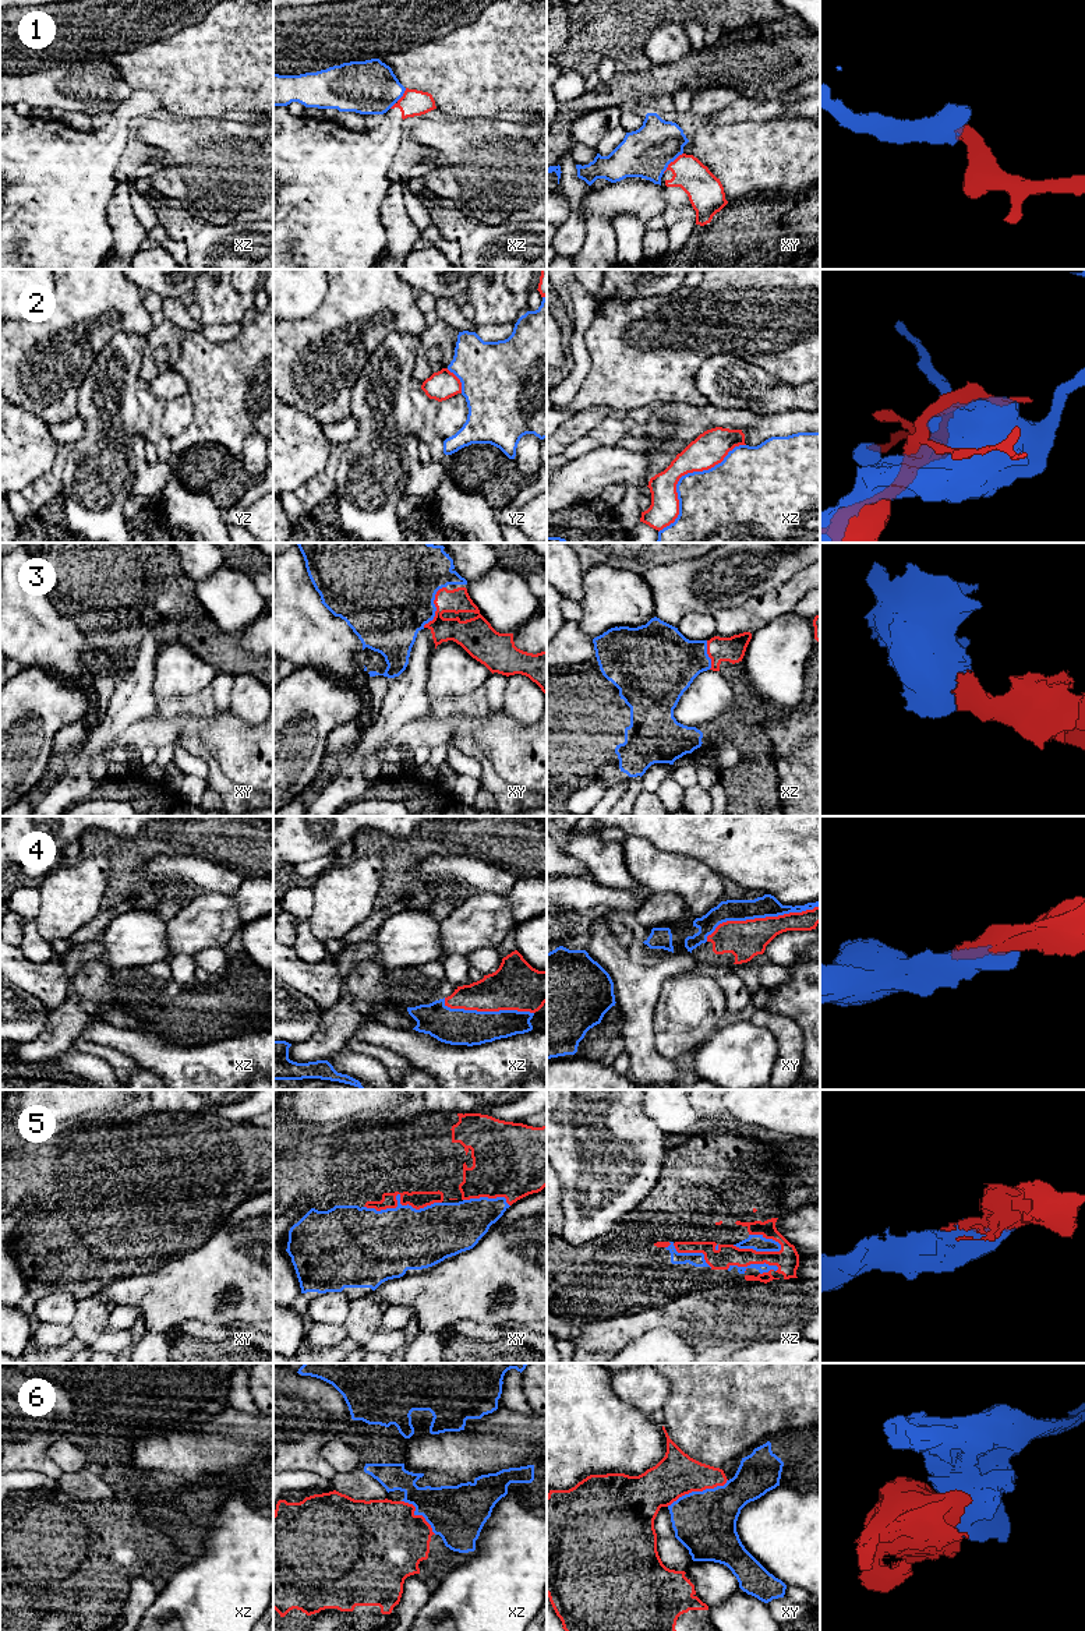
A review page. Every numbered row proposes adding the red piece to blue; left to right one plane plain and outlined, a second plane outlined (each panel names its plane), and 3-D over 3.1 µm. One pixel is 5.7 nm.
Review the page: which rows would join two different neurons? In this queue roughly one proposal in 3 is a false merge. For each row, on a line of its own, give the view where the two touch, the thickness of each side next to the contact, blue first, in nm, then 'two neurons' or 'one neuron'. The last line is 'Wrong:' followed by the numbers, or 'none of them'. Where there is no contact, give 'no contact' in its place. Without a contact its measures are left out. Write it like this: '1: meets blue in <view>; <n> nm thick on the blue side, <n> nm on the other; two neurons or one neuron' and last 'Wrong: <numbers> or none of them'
1: meets blue in xy; 280 nm thick on the blue side, 200 nm on the other; two neurons
2: meets blue in xz; 420 nm thick on the blue side, 200 nm on the other; two neurons
3: meets blue in xy; 480 nm thick on the blue side, 160 nm on the other; one neuron
4: meets blue in xy; 130 nm thick on the blue side, 220 nm on the other; one neuron
5: meets blue in xy; 380 nm thick on the blue side, 100 nm on the other; one neuron
6: meets blue in xy; 360 nm thick on the blue side, 240 nm on the other; one neuron
Wrong: 1, 2

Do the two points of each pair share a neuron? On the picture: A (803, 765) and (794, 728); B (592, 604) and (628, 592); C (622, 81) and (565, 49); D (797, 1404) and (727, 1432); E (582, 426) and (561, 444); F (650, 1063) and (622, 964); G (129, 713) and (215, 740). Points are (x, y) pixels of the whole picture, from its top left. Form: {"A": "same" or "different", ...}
{"A": "same", "B": "same", "C": "different", "D": "same", "E": "same", "F": "same", "G": "different"}

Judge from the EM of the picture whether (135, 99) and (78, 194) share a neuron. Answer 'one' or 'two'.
one

